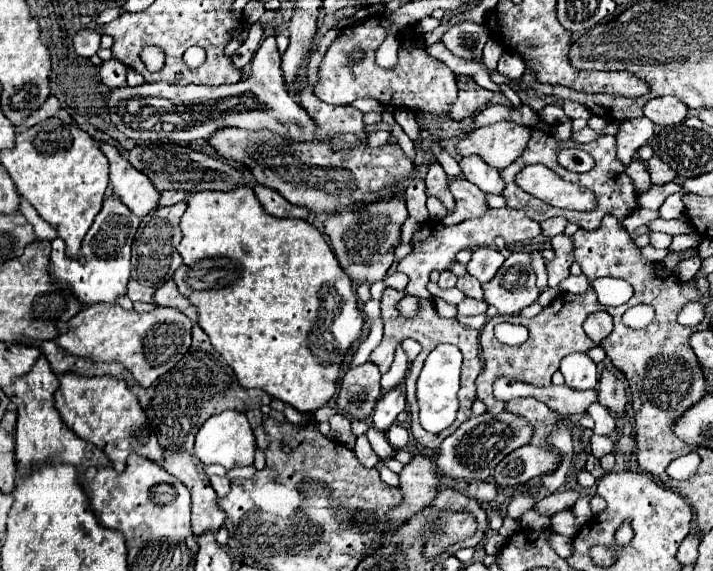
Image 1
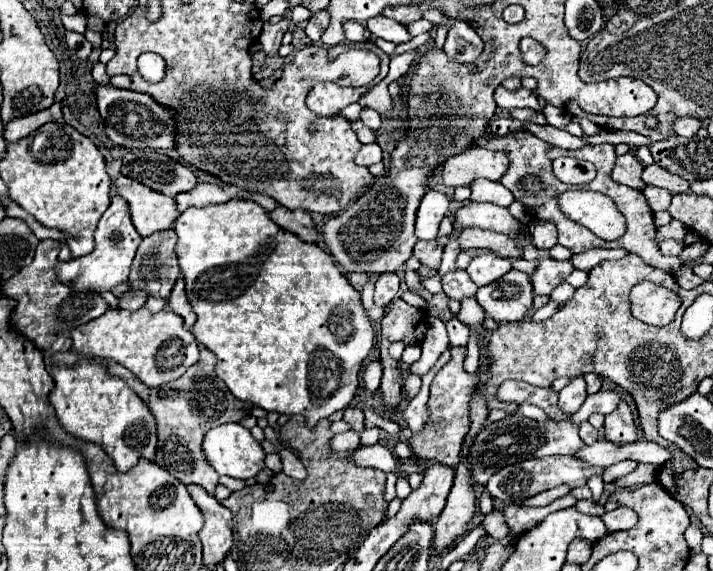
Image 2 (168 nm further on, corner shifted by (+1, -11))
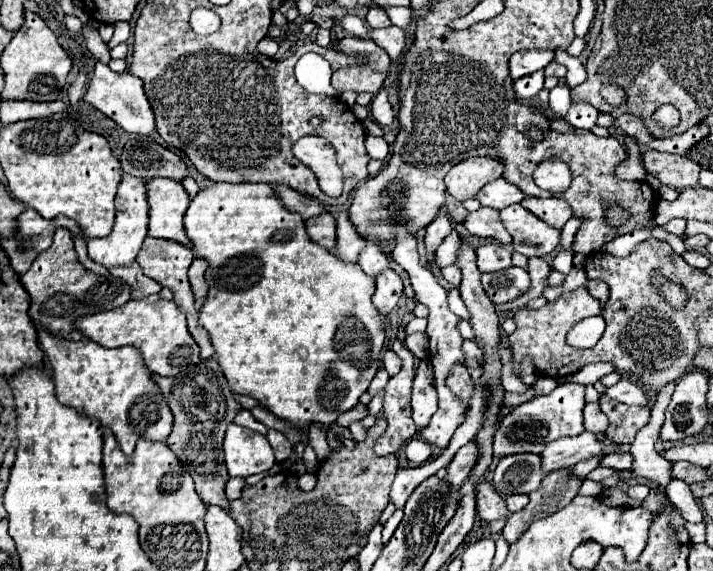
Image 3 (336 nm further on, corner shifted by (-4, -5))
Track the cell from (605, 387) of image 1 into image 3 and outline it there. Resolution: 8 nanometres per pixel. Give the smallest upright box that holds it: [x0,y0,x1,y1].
[600,398,650,444]

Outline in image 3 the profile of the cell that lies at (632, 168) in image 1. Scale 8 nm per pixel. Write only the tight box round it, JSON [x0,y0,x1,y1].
[614,138,646,182]

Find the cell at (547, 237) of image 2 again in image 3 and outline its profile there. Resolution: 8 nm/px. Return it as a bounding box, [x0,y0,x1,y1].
[522,196,572,230]

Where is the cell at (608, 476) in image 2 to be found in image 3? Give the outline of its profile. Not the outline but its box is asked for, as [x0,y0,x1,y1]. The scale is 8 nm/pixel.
[630,384,674,486]

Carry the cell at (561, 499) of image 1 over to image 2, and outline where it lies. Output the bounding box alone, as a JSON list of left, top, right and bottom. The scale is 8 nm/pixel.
[577,500,605,516]

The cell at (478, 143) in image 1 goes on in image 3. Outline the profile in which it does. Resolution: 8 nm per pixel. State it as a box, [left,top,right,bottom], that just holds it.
[444,158,504,200]

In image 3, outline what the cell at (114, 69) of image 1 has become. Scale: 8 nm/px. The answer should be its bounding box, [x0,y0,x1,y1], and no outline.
[84,24,110,64]

